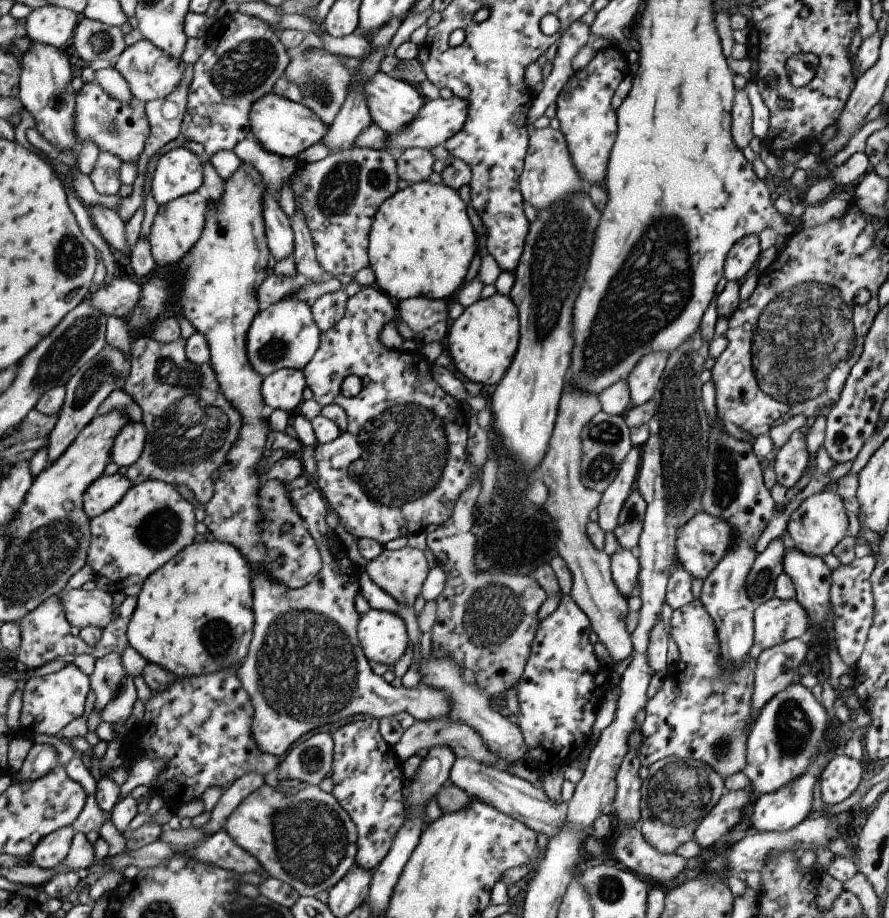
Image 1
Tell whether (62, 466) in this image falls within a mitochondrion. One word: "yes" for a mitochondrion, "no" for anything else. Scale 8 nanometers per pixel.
no

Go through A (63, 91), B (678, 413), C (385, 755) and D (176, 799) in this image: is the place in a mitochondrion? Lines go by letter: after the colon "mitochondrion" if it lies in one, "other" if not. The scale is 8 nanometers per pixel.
A: other
B: mitochondrion
C: other
D: other

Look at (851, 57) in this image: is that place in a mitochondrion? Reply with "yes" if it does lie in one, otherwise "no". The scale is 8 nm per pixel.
no

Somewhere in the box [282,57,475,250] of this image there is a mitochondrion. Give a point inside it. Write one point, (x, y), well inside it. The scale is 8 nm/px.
(346, 179)

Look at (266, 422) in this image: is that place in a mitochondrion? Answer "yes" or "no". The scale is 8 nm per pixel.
no

